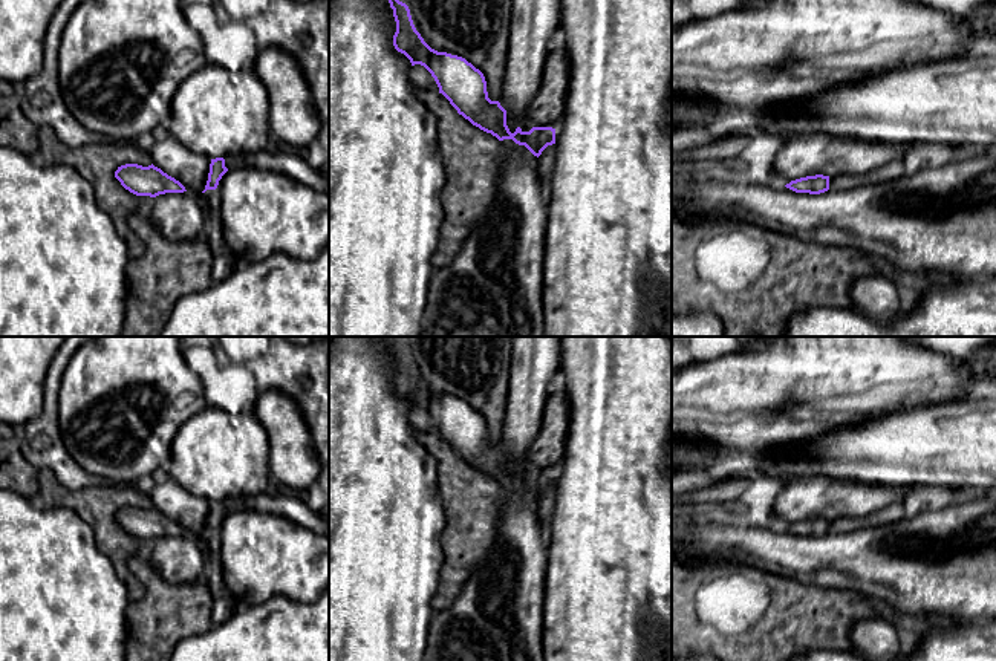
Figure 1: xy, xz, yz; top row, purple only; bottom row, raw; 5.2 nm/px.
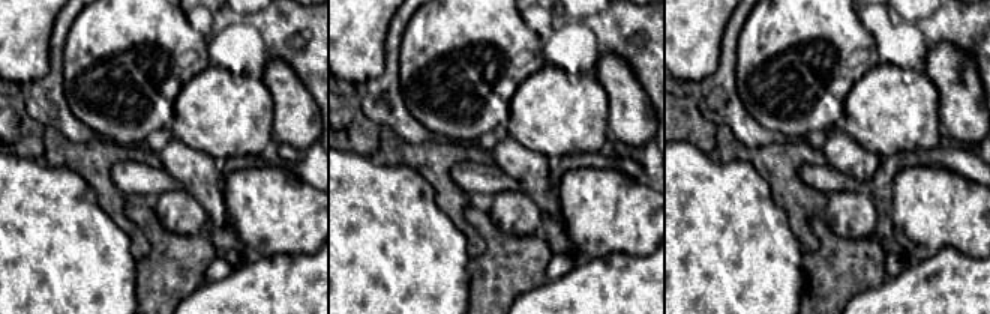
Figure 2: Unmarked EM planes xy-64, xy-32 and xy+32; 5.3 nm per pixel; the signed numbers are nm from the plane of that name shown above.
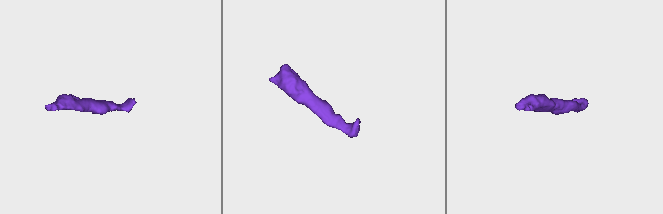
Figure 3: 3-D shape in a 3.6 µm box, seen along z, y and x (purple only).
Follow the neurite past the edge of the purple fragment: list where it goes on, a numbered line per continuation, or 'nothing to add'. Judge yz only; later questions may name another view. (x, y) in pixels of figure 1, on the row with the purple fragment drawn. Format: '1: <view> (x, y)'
nothing to add

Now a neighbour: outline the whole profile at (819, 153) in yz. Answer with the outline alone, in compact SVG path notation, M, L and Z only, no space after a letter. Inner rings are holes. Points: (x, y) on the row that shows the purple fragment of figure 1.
M812 133L791 138L777 151L773 168L777 184L806 176L866 174L892 159L903 159L916 144L871 142Z

